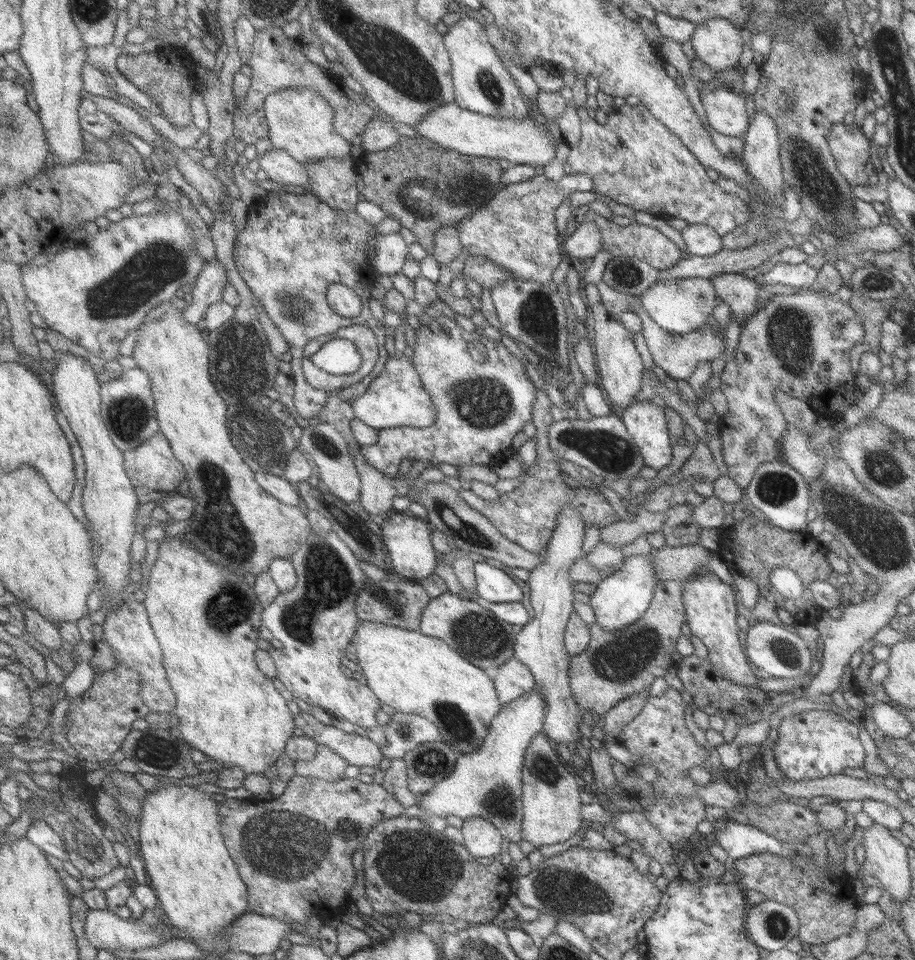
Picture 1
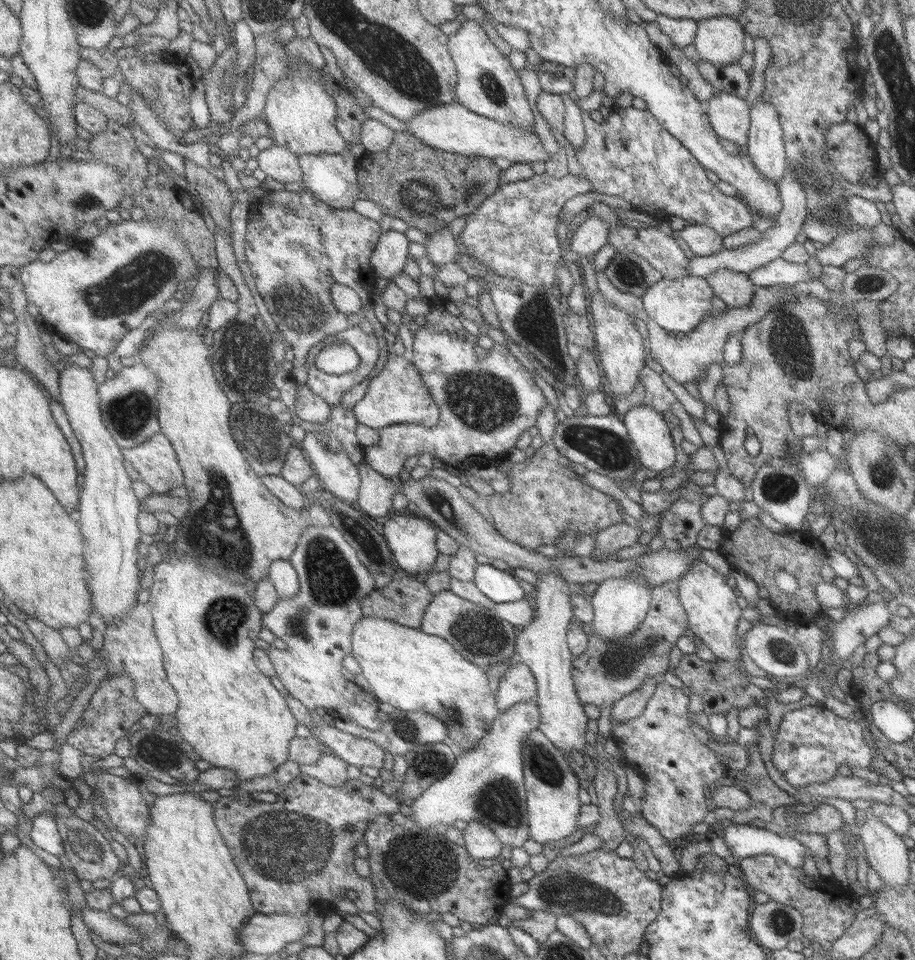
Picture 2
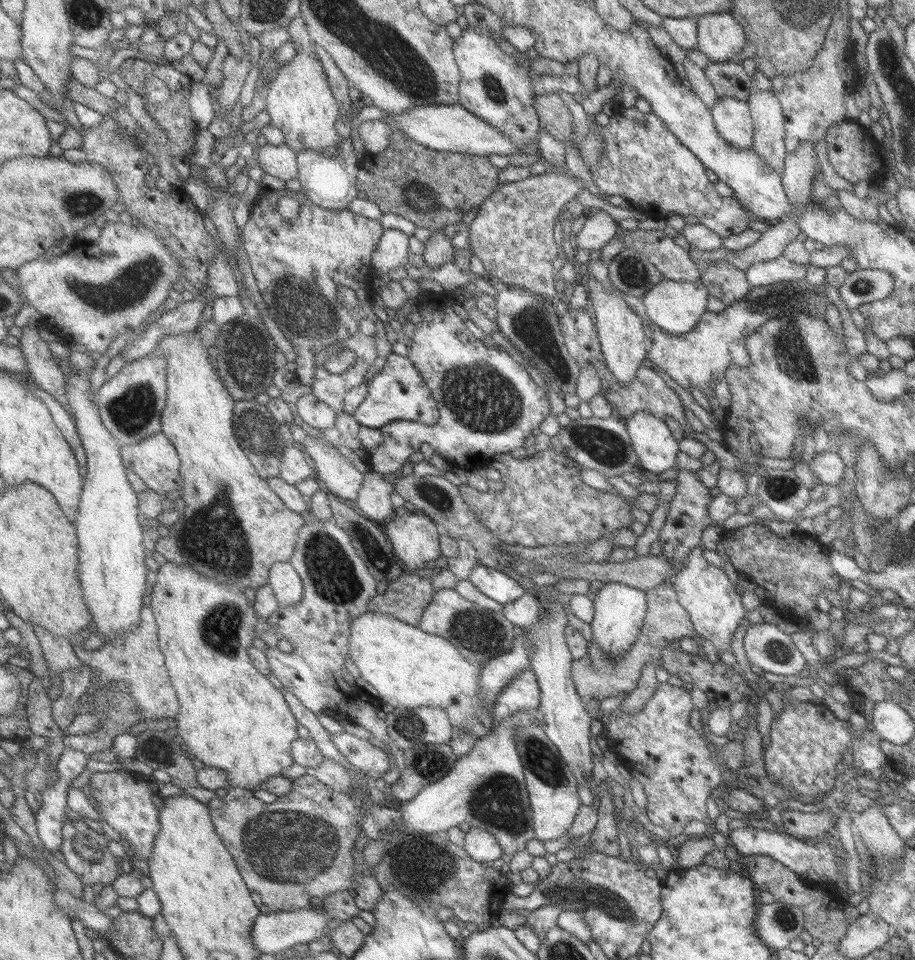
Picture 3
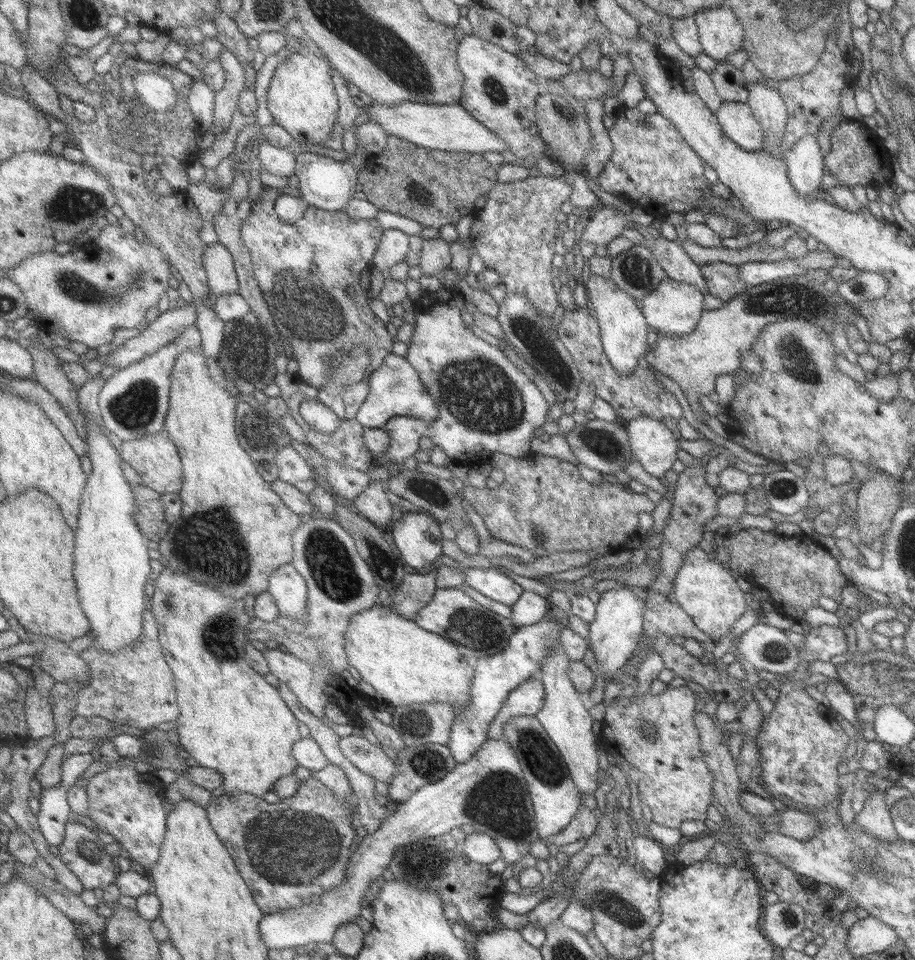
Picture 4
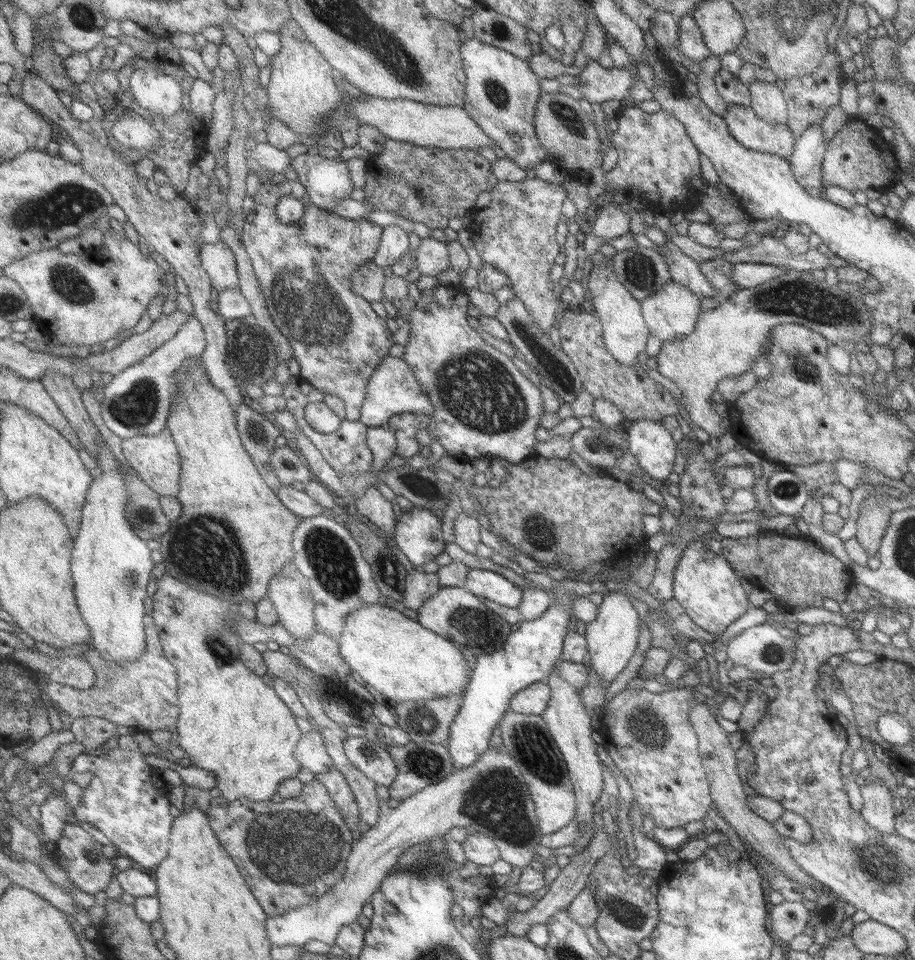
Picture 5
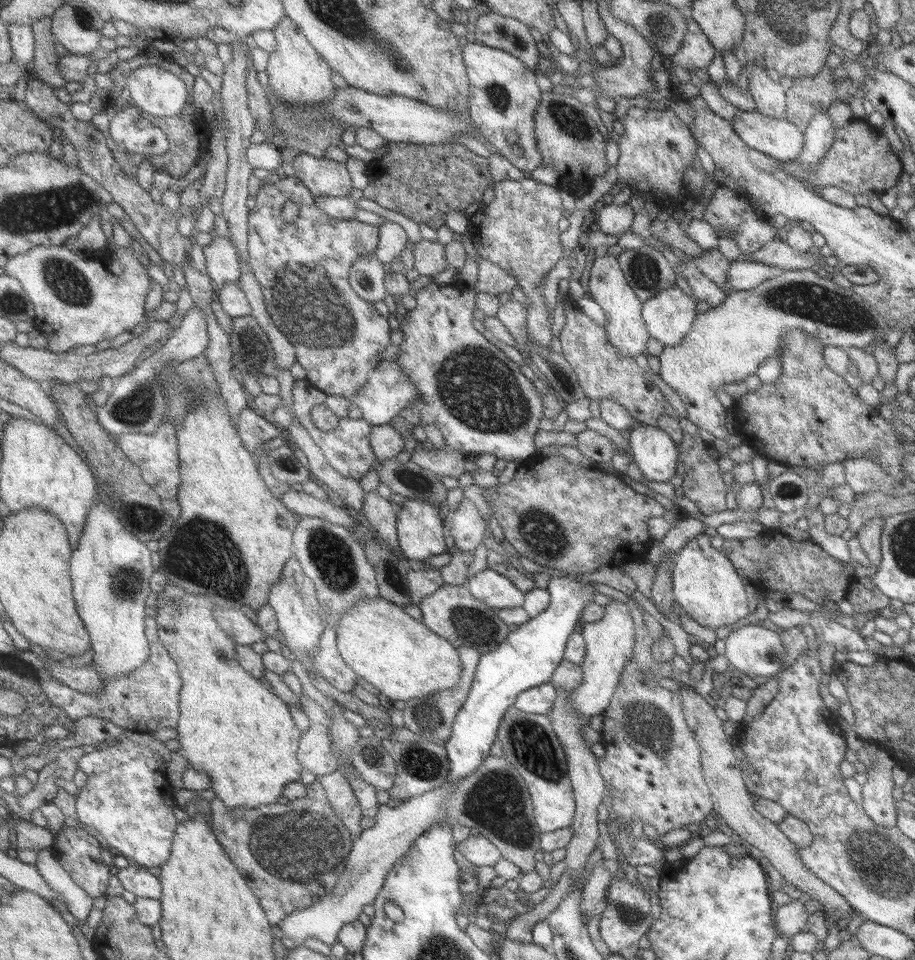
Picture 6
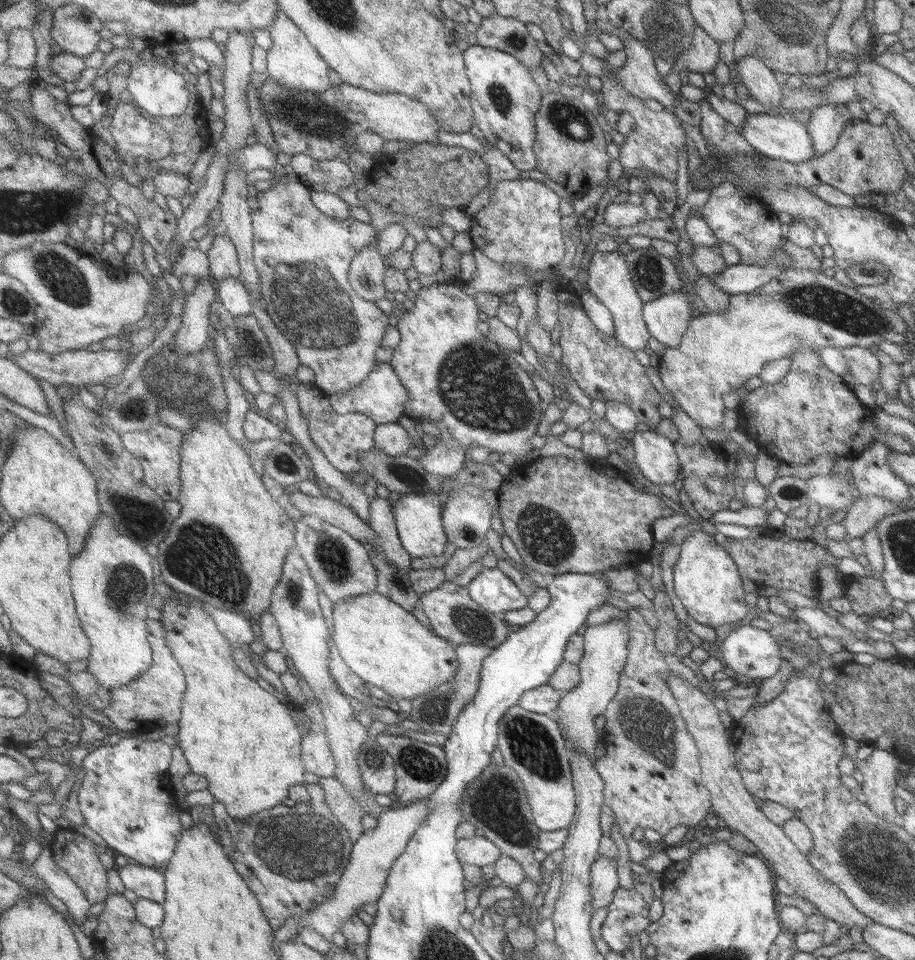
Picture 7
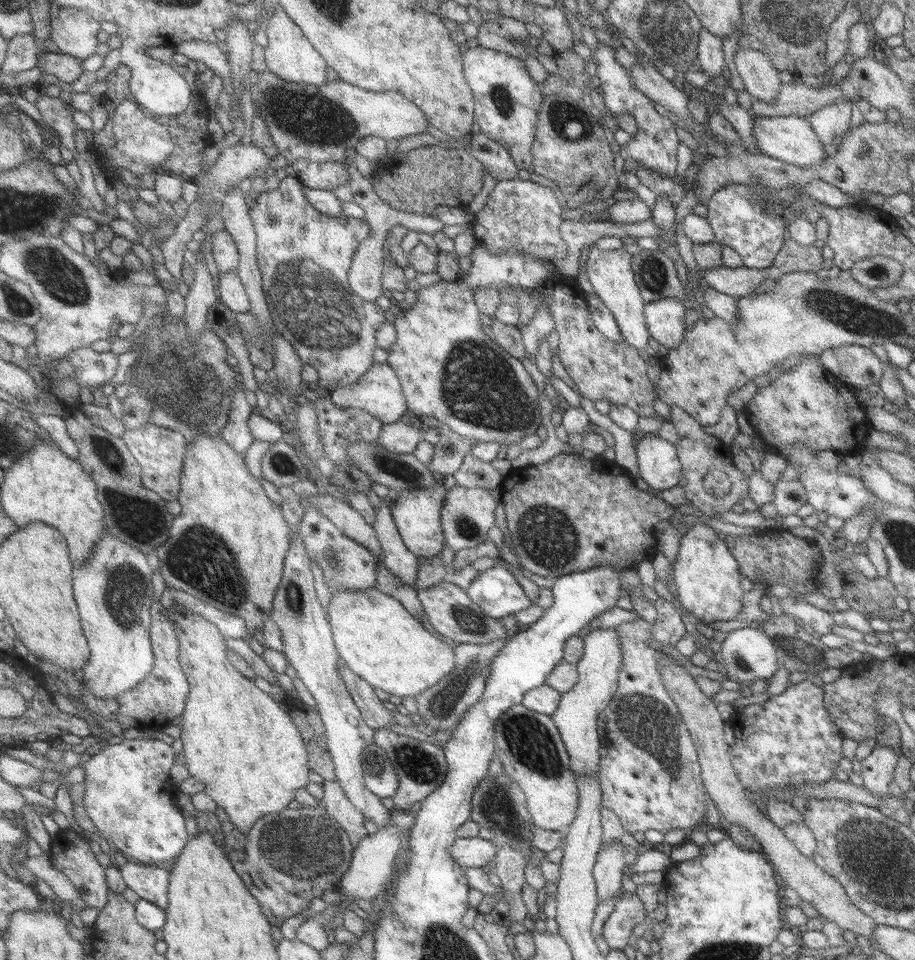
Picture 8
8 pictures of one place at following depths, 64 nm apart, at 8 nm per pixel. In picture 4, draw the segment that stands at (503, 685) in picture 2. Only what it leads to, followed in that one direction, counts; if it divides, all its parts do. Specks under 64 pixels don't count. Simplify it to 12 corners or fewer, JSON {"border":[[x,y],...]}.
{"border":[[537,678],[503,701],[487,728],[488,739],[501,739],[511,718],[535,717],[542,709],[543,686]]}

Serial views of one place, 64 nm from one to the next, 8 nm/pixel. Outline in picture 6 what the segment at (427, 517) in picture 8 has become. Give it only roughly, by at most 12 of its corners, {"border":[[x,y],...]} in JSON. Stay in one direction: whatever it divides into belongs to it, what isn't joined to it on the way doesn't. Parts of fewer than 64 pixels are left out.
{"border":[[405,499],[398,539],[409,563],[447,554],[435,503]]}

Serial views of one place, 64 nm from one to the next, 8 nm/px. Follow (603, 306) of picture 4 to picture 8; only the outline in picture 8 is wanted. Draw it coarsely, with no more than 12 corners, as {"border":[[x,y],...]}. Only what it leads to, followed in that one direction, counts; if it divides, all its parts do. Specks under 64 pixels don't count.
{"border":[[591,248],[582,285],[613,315],[623,344],[645,348],[631,256]]}

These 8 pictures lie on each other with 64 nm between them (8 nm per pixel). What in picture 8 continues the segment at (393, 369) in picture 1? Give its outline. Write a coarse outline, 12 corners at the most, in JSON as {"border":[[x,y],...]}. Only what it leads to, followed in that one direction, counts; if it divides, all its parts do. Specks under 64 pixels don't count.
{"border":[[388,362],[327,395],[338,407],[363,409],[385,425],[409,411]]}

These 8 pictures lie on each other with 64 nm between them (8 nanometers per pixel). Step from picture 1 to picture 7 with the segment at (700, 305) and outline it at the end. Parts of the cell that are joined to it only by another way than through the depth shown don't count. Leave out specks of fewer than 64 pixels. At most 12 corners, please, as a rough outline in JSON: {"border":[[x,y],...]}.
{"border":[[681,292],[643,303],[649,336],[679,345],[691,310]]}

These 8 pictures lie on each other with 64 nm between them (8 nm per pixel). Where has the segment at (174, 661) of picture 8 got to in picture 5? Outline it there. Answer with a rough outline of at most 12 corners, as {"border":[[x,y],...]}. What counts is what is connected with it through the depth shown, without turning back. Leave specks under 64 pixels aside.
{"border":[[147,615],[147,650],[91,658],[97,683],[50,681],[69,720],[95,716],[139,733],[178,724],[177,667]]}

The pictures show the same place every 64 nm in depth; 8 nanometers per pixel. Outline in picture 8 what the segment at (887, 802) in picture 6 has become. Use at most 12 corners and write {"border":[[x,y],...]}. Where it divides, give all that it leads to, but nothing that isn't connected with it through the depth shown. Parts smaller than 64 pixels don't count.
{"border":[[877,745],[864,760],[854,761],[863,783],[878,799],[888,787],[898,757]]}

